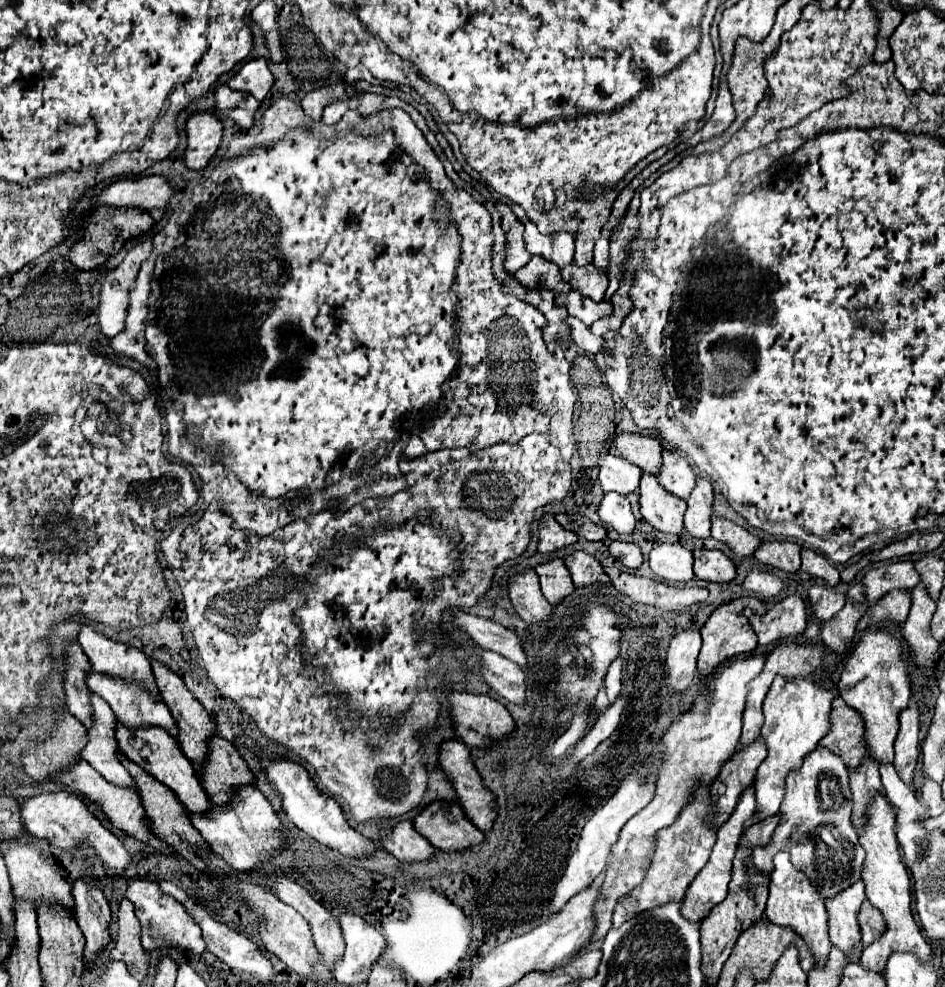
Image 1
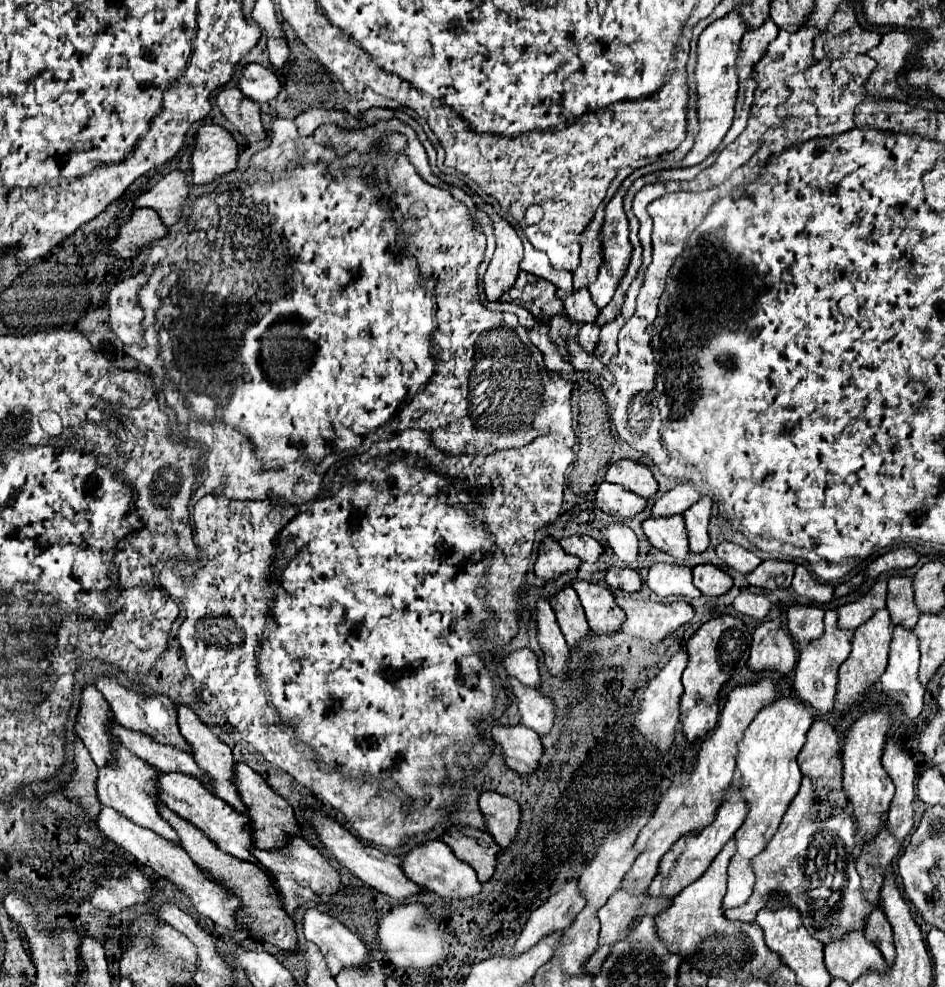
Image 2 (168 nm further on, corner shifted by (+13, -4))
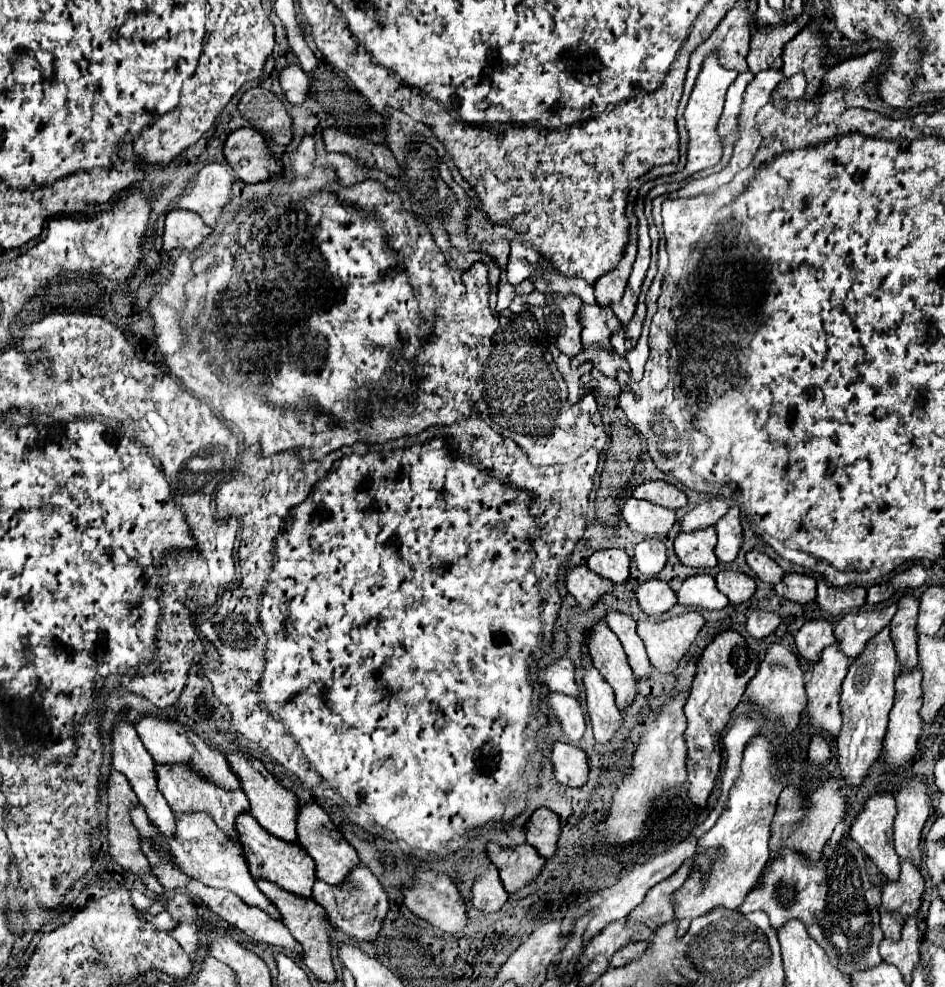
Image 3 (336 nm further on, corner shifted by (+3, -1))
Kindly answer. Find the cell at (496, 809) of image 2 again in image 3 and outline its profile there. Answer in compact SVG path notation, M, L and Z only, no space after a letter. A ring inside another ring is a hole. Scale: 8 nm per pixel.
M536 809L532 819L526 823L528 843L534 845L542 857L550 859L558 849L560 817L550 809Z

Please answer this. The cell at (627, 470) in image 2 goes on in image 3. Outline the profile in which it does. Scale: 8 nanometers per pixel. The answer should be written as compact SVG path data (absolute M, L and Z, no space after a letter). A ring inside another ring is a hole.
M648 481L644 485L638 485L634 489L636 499L646 499L650 503L656 503L660 507L678 511L688 505L688 499L682 491L678 491L674 485L664 483L664 481Z

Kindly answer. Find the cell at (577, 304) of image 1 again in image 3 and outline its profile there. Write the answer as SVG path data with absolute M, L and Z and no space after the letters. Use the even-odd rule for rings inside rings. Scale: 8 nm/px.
M586 347L578 357L572 359L572 369L578 369L582 363L592 363L594 369L598 369L602 375L616 379L618 371L624 371L630 375L630 367L624 359L620 359L618 353L604 351L602 347Z

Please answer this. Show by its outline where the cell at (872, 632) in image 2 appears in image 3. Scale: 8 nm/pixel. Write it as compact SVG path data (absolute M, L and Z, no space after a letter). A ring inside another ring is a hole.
M886 627L874 639L868 641L868 647L862 655L858 655L848 675L842 683L842 731L836 741L838 749L838 771L846 783L846 787L862 787L864 779L870 773L870 767L878 759L882 751L882 741L888 729L888 711L894 703L894 679L898 675L898 659L894 651L894 643L890 639L890 629Z

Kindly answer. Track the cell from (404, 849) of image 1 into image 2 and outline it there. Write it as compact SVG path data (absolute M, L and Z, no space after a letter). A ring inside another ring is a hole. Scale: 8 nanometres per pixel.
M428 840L416 848L412 848L408 854L402 856L402 872L406 878L416 882L418 886L424 886L444 898L468 898L480 892L480 882L472 870L470 864L460 862L450 848L440 840Z

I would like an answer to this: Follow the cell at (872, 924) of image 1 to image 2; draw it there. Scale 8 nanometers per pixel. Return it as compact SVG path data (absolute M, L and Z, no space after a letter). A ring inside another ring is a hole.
M874 908L866 920L866 934L872 942L876 942L878 950L886 958L886 962L894 962L894 944L892 944L892 930L886 922L886 916L880 908Z

